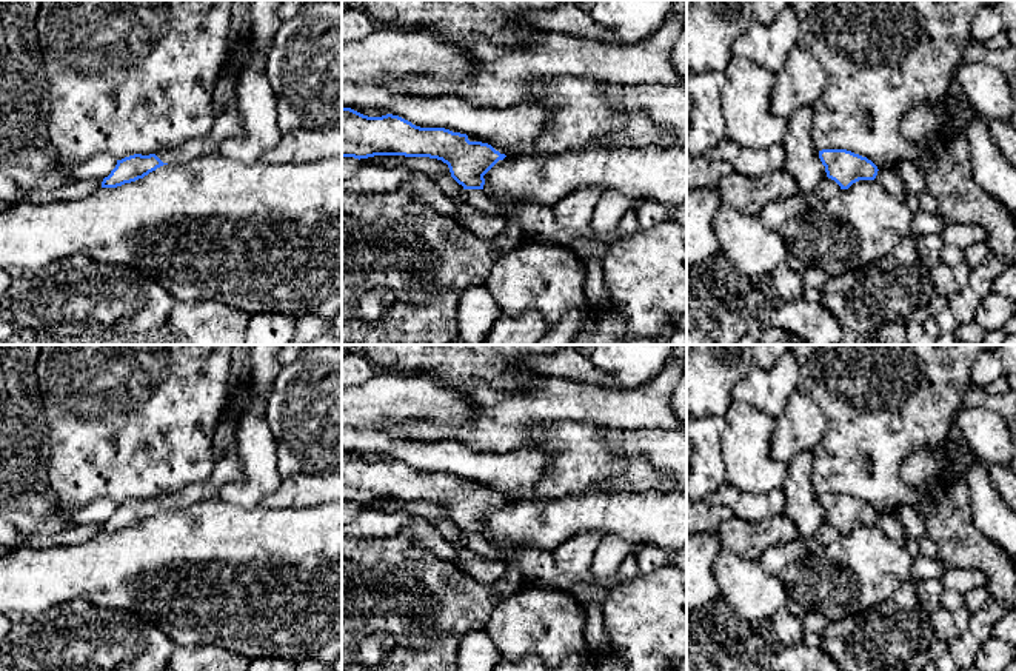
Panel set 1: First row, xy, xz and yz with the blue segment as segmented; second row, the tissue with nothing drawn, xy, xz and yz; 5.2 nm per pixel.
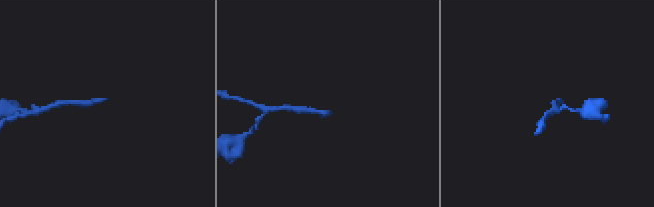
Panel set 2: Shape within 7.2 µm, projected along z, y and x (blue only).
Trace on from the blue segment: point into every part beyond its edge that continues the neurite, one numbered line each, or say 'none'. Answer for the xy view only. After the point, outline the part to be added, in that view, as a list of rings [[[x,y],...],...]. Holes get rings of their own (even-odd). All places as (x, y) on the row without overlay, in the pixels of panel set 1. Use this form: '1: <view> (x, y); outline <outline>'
1: xy (228, 468); outline [[[229,408],[222,416],[214,434],[216,465],[211,477],[202,483],[155,497],[163,508],[183,509],[216,499],[225,485],[243,477],[243,465],[237,448],[237,423],[239,414]]]

